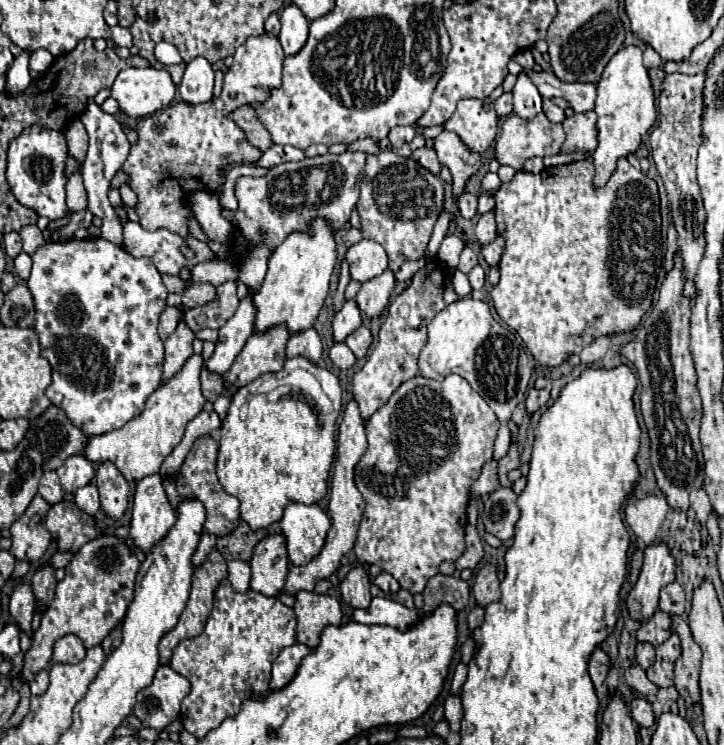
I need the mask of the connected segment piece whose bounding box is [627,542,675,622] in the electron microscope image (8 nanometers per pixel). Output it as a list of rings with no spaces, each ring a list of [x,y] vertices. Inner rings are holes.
[[[661,544],[647,546],[645,562],[637,584],[627,596],[627,610],[633,620],[645,622],[653,616],[659,602],[659,592],[663,586],[675,580],[675,560],[669,548]]]

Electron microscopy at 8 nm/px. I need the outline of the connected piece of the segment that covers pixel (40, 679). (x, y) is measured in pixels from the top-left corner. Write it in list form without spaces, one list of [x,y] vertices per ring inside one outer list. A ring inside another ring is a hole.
[[[41,670],[41,672],[29,682],[31,694],[43,694],[43,692],[47,690],[47,684],[49,684],[49,672],[47,672],[47,670]]]

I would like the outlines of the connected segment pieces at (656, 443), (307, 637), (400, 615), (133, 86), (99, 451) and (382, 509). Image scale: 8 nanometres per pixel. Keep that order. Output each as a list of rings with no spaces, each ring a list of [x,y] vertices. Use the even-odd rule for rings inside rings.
[[[675,256],[675,266],[667,274],[667,278],[661,284],[661,294],[653,310],[645,316],[645,320],[639,324],[635,338],[621,348],[621,354],[627,356],[637,372],[639,372],[639,382],[643,386],[641,390],[641,414],[649,430],[651,438],[651,466],[657,478],[659,490],[667,496],[667,504],[671,508],[677,508],[685,512],[689,508],[689,492],[697,490],[703,486],[703,452],[701,452],[701,442],[699,442],[699,424],[703,418],[701,412],[701,396],[697,390],[697,380],[695,380],[695,366],[689,350],[689,318],[691,318],[691,306],[689,300],[683,298],[683,272],[681,272],[681,258]]]
[[[299,592],[293,610],[297,616],[295,638],[309,648],[317,648],[323,628],[339,626],[343,616],[341,606],[335,598],[315,592]]]
[[[373,598],[369,608],[357,608],[351,616],[359,624],[387,624],[395,628],[407,628],[419,620],[417,610],[409,610],[403,604],[389,598]]]
[[[125,68],[119,72],[111,86],[111,96],[117,100],[119,110],[131,118],[145,118],[171,104],[175,84],[167,70]]]
[[[201,354],[189,356],[183,368],[173,378],[165,380],[149,396],[145,410],[135,420],[129,420],[123,428],[119,428],[119,432],[91,436],[87,440],[87,448],[83,448],[81,454],[91,462],[107,462],[107,460],[113,462],[117,470],[127,478],[127,482],[139,482],[141,478],[159,472],[163,460],[181,442],[187,422],[193,420],[205,404],[205,398],[201,394],[201,384],[199,384],[201,368],[203,368]]]
[[[449,374],[447,376],[447,394],[443,394],[443,382],[427,380],[423,376],[415,376],[415,378],[407,380],[407,382],[403,382],[393,392],[393,396],[389,398],[389,402],[383,408],[379,408],[369,418],[369,424],[367,424],[367,440],[369,440],[369,446],[367,446],[367,452],[363,454],[363,458],[359,460],[357,468],[355,468],[355,484],[357,484],[359,492],[363,494],[365,502],[367,502],[367,508],[365,508],[365,514],[363,514],[363,520],[361,520],[361,526],[359,526],[359,536],[357,536],[357,542],[355,542],[355,548],[353,548],[355,554],[357,554],[357,560],[361,564],[377,564],[383,572],[393,574],[401,582],[401,588],[409,590],[411,594],[423,592],[427,580],[439,572],[439,564],[441,562],[445,562],[445,560],[457,560],[465,552],[465,526],[467,526],[467,514],[465,514],[465,510],[467,510],[467,504],[469,504],[469,488],[479,478],[481,466],[487,460],[493,458],[493,442],[495,442],[497,430],[499,430],[499,420],[497,420],[495,412],[467,384],[467,380],[463,380],[463,376],[459,376],[459,374]]]

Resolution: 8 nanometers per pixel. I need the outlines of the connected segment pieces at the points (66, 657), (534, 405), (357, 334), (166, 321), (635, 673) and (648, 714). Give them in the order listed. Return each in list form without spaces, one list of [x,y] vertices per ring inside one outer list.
[[[67,634],[63,638],[59,638],[53,646],[53,656],[51,662],[65,662],[65,664],[77,664],[81,662],[85,656],[85,646],[81,644],[81,640],[73,634]]]
[[[531,388],[527,394],[527,412],[533,414],[535,410],[539,410],[543,404],[547,404],[549,400],[549,390],[539,390],[539,388]]]
[[[367,326],[357,328],[357,330],[355,330],[353,334],[349,334],[347,340],[345,340],[345,344],[353,350],[353,354],[355,354],[357,358],[363,358],[363,356],[367,354],[371,342],[373,342],[373,336],[371,336],[371,330],[369,330]]]
[[[173,306],[165,308],[165,312],[161,314],[161,322],[159,322],[159,336],[161,336],[161,340],[165,340],[167,336],[173,334],[173,330],[177,328],[179,318],[181,318],[181,310],[179,308],[173,308]]]
[[[633,664],[627,672],[625,672],[625,682],[629,684],[629,688],[641,692],[643,696],[655,696],[657,694],[657,686],[647,678],[645,670],[639,664]]]
[[[635,698],[631,702],[631,718],[639,724],[639,726],[653,726],[655,716],[653,716],[653,708],[647,702],[647,698]]]

